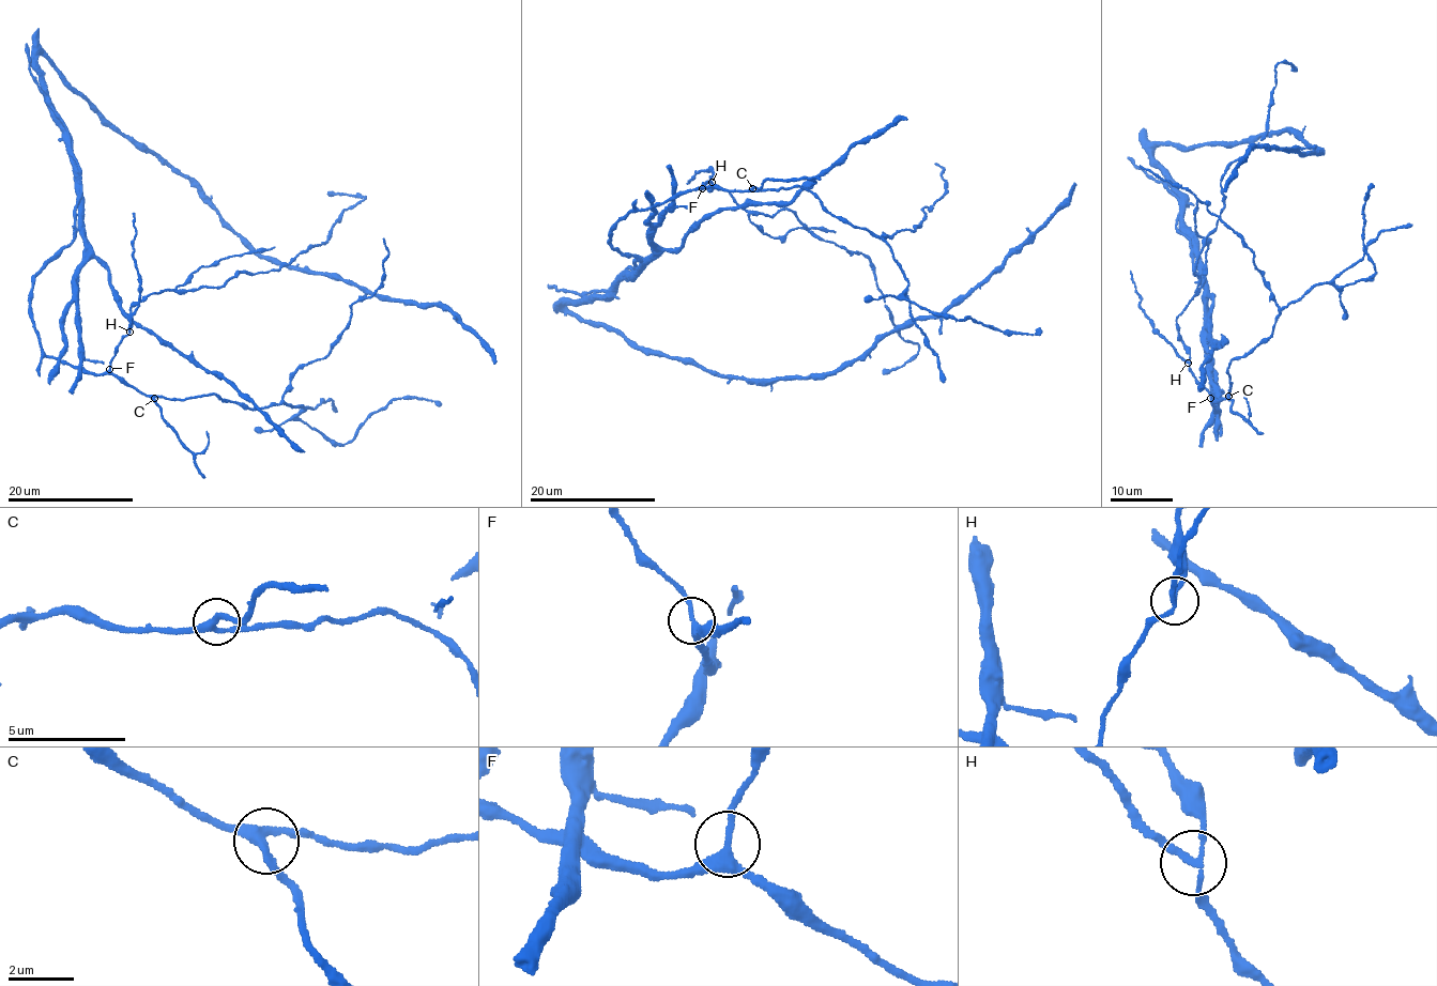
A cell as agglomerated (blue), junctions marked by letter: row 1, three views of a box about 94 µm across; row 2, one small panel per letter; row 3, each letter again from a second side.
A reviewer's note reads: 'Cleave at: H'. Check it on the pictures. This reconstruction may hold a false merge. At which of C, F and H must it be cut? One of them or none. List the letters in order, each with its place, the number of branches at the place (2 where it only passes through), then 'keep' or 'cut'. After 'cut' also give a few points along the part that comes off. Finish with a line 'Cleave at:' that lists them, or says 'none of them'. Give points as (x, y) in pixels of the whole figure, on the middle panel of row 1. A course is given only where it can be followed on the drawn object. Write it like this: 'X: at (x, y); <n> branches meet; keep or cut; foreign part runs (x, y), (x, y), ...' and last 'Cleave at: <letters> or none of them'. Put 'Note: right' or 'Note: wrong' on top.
Note: right
C: at (752, 188); 3 branches meet; keep
F: at (702, 188); 3 branches meet; keep
H: at (712, 182); 3 branches meet; cut; foreign part runs (713, 183), (711, 169), (709, 172), (697, 172), (694, 179), (686, 183)
Cleave at: H

